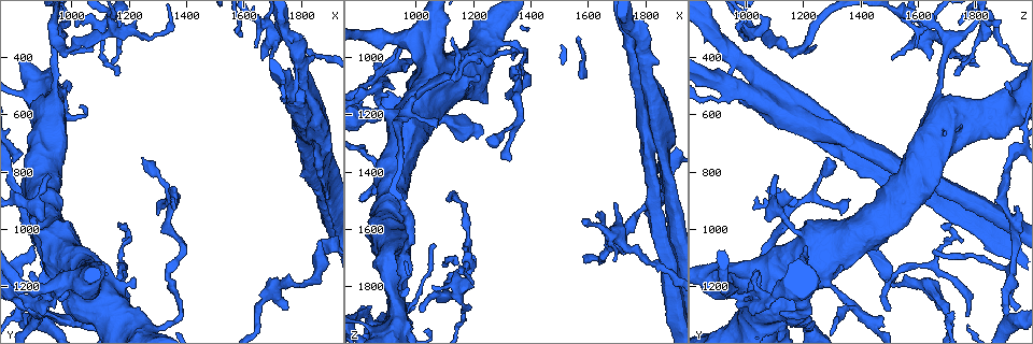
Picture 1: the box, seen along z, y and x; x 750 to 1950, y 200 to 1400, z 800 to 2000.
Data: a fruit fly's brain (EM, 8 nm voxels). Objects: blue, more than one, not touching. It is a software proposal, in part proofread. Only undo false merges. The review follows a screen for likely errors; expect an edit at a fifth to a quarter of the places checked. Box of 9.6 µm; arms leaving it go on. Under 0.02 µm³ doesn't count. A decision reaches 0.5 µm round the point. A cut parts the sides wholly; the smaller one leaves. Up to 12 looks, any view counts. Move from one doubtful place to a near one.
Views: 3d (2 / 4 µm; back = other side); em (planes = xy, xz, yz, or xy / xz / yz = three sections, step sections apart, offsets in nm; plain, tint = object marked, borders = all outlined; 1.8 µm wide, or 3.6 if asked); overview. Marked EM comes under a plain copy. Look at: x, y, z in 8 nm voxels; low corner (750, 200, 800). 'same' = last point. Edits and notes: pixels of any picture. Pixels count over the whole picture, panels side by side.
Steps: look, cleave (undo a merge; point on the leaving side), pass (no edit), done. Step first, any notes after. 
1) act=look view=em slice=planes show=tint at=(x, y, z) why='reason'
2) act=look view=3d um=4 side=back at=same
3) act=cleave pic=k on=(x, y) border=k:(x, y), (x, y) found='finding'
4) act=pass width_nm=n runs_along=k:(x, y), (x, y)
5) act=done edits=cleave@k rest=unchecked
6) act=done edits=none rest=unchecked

act=look view=3d um=4 at=(840, 1230, 1090) why='abrupt turn'

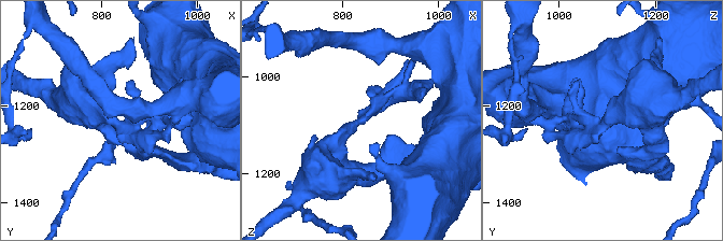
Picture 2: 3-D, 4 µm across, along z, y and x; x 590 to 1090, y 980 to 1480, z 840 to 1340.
act=look view=em slice=planes show=tint at=(840, 1240, 1085) why='now the EM'

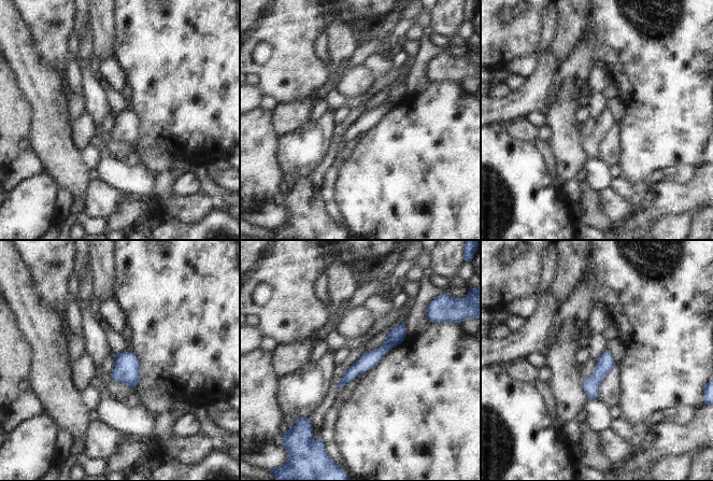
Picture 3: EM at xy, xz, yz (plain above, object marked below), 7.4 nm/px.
act=cleave pic=3 on=(367, 361) border=3:(391, 347), (380, 349) found='two neurons meet here'

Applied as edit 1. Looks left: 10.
act=look view=overview

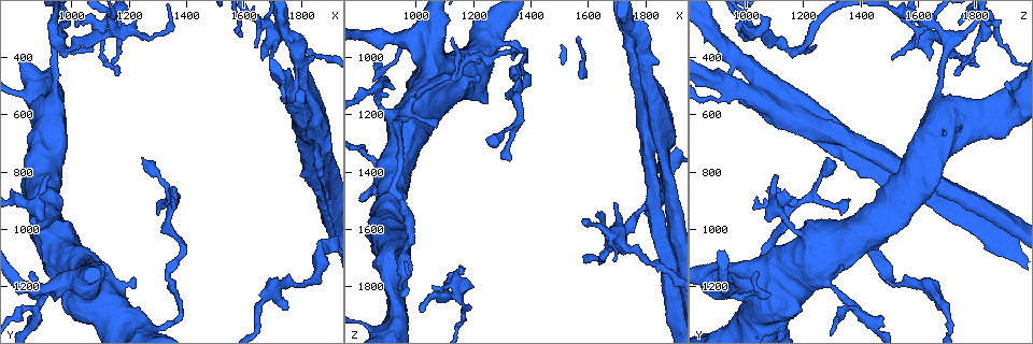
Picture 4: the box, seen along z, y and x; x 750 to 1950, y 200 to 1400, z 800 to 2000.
act=look view=3d um=4 at=(860, 940, 1110) why='branch point'

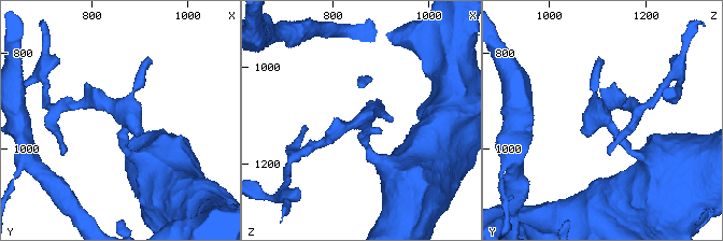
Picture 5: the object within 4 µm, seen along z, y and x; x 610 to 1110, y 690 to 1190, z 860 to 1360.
act=look view=em um=3.6 slice=xy step=4 show=tint at=(860, 940, 1110)

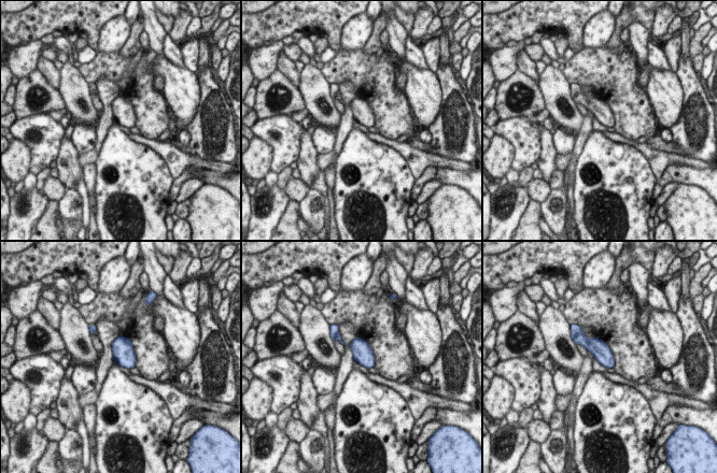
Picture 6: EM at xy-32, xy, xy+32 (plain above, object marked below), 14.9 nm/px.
act=pass found='all the same neuron'

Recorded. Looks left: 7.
act=look view=em um=3.6 slice=planes show=tint at=(1100, 300, 1840) why='thick turns thin'

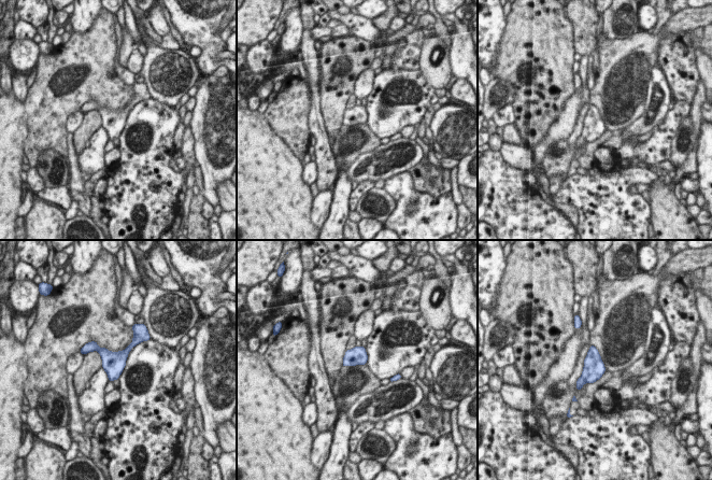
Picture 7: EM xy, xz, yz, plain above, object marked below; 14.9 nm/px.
act=pass width_nm=280 found='continuous, no second neuron'

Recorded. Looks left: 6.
act=look view=em slice=planes show=tint at=(1710, 330, 1620) why='branch point'

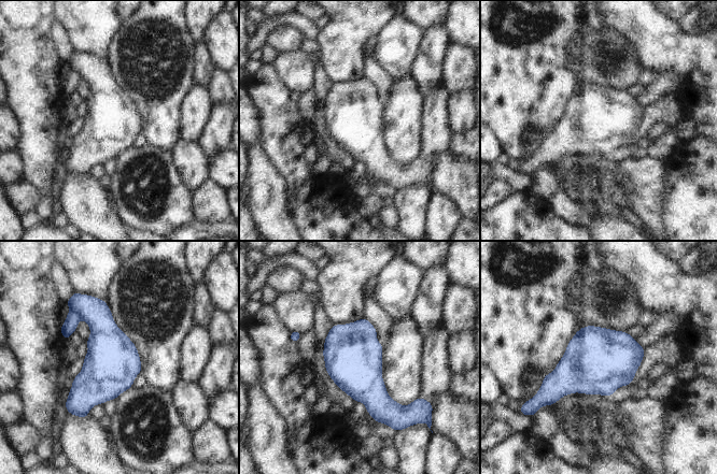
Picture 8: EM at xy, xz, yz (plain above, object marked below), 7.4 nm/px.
act=cleave pic=8 on=(70, 325) border=8:(70, 309), (81, 318) found='two neurons meet here'

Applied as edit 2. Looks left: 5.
act=done edits=cleave@3,cleave@8 rest=unchecked

